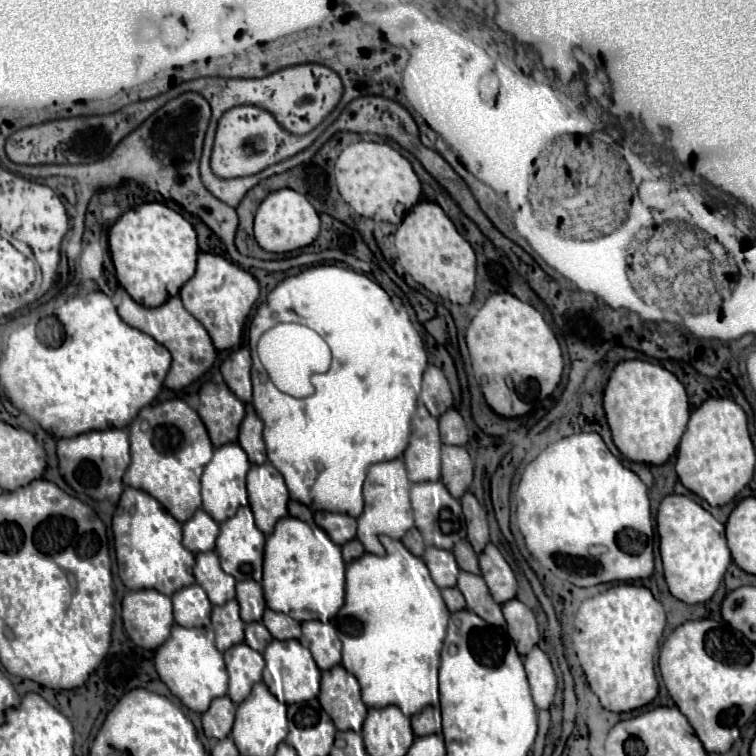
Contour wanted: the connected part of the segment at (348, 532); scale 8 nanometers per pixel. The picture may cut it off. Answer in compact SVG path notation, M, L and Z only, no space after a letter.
M316 512L314 522L330 536L330 540L338 546L350 542L356 536L356 518L348 514L334 512Z

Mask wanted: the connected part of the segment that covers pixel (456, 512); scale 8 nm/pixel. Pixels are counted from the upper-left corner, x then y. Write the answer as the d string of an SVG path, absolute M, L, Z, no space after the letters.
M424 482L424 484L412 484L410 488L410 502L414 510L416 528L424 536L424 542L436 548L452 550L452 546L464 538L460 534L462 530L462 508L456 498L450 496L450 492L444 488L442 482Z

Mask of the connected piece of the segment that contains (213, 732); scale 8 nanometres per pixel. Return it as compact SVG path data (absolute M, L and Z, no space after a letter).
M228 696L216 698L210 708L202 714L202 728L204 734L208 738L226 738L232 730L234 724L234 716L236 716L236 706L232 704L232 700Z

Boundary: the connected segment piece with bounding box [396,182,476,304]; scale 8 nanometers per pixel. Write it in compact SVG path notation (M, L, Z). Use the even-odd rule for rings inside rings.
M420 182L420 200L412 206L396 230L398 260L404 270L426 290L438 294L454 304L470 304L476 280L476 256L472 246L458 234L452 220L437 203L423 197Z

